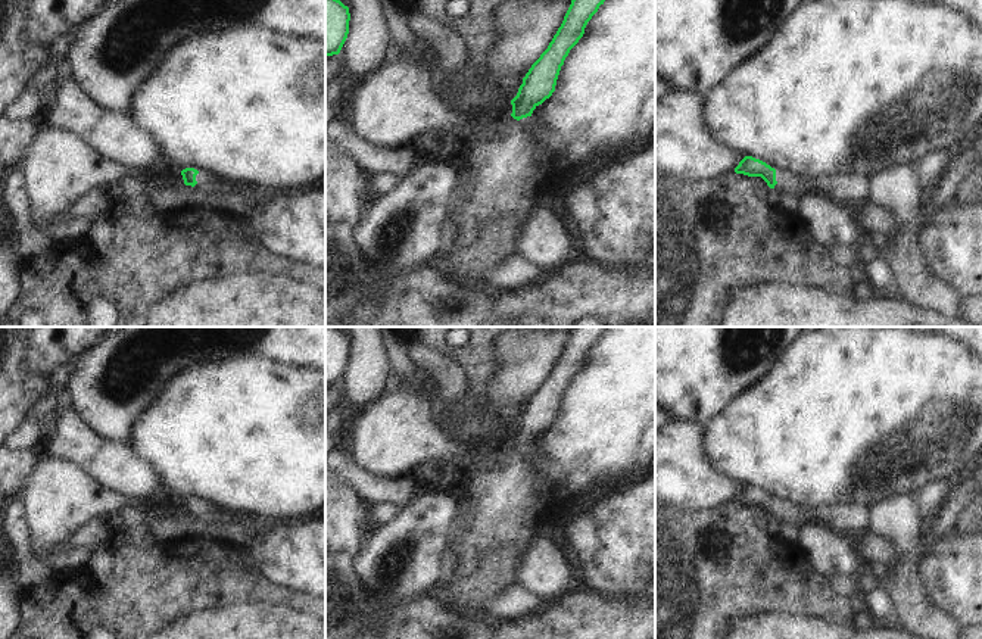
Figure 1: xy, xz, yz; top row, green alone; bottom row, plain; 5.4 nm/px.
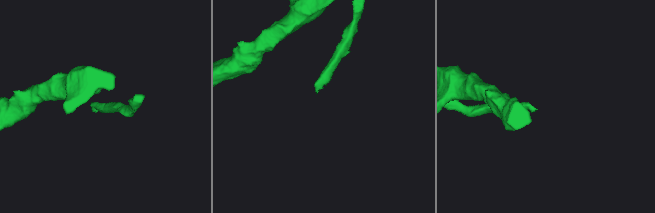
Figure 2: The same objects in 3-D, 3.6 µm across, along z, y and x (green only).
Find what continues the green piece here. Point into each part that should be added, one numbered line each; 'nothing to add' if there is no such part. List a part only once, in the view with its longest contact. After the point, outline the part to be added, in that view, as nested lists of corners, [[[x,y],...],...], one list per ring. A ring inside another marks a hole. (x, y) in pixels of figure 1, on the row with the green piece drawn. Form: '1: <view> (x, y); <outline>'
1: yz (839, 187); [[[776,168],[774,188],[779,193],[789,193],[801,200],[807,191],[817,191],[838,203],[842,200],[867,202],[869,200],[869,178],[852,174],[838,174],[833,177],[802,177],[789,171]]]

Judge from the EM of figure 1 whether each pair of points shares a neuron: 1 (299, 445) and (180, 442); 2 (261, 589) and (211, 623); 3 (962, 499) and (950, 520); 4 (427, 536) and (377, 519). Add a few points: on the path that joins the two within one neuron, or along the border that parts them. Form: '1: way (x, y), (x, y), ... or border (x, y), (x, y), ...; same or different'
1: way (270, 443), (209, 443); same
2: border (277, 604), (230, 602), (209, 610); different
3: way (957, 504), (950, 511), (950, 516); same
4: border (402, 507), (390, 520), (373, 526); different

